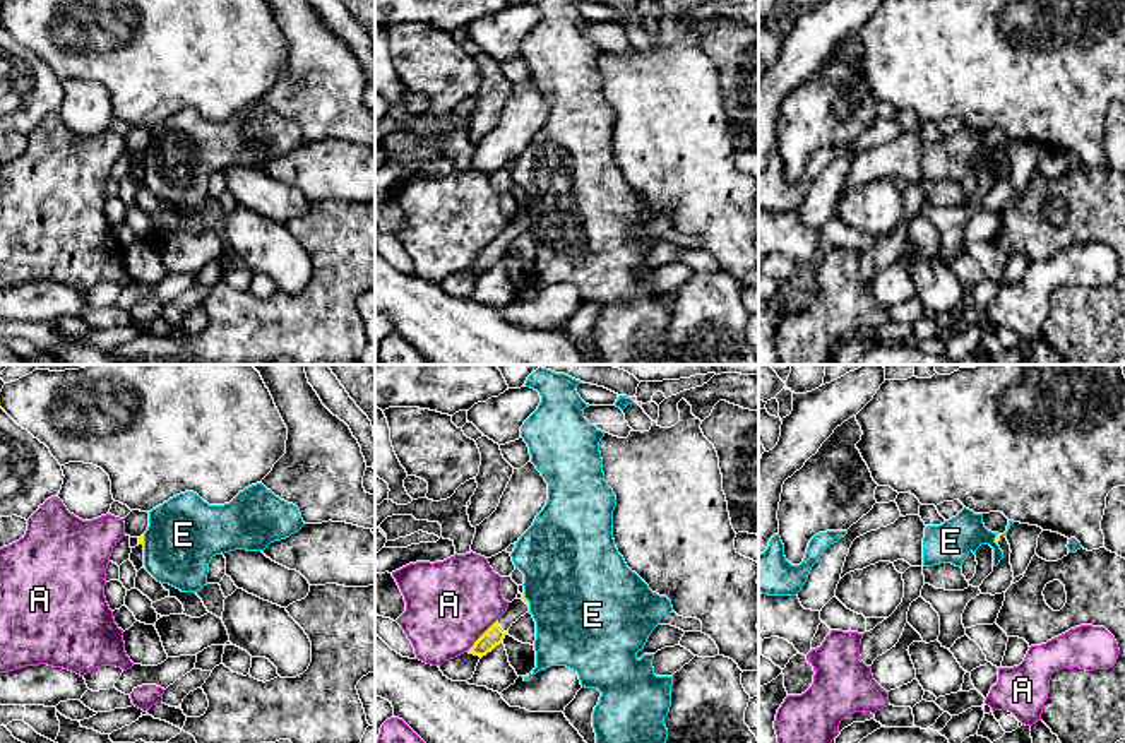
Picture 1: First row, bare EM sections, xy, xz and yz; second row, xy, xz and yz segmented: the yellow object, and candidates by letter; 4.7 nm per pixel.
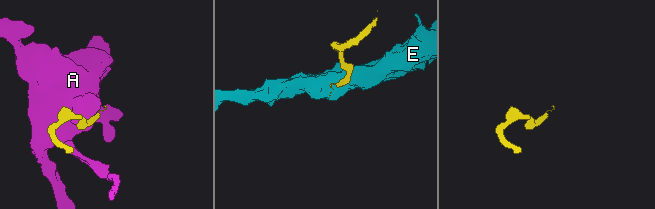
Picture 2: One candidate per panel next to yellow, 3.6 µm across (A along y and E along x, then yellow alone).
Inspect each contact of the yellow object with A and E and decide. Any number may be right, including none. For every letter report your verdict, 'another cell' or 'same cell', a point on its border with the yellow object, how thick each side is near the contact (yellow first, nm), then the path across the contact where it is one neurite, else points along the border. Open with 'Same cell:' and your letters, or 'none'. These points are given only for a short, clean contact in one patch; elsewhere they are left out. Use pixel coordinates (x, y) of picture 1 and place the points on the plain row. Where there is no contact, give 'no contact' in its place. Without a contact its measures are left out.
Same cell: none
A: another cell; meets yellow in xz at (482, 252); 90 nm thick on the yellow side, 420 nm on the other; border along xz (497, 235), (466, 267)
E: another cell; meets yellow in yz at (995, 156); 20 nm thick on the yellow side, 190 nm on the other; border along yz (997, 149), (997, 161)

